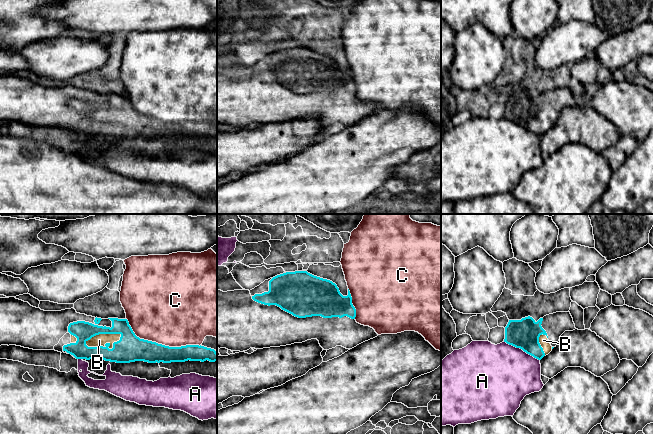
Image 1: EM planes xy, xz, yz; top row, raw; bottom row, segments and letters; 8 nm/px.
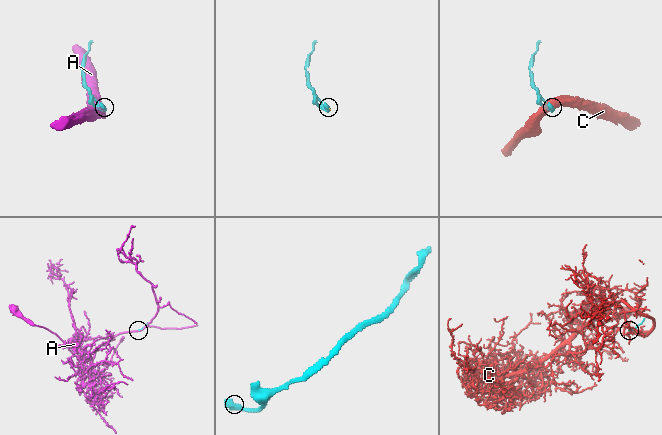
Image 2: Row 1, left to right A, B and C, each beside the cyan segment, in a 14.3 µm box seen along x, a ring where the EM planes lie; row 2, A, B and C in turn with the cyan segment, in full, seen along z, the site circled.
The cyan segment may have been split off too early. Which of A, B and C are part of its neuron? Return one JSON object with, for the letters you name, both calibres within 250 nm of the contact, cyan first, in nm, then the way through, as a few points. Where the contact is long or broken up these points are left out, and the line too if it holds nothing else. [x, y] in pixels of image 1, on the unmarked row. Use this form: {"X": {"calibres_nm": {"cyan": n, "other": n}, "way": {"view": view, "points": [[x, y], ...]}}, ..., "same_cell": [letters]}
{"B": {"calibres_nm": {"cyan": 220, "other": 100}}, "same_cell": ["B"]}

